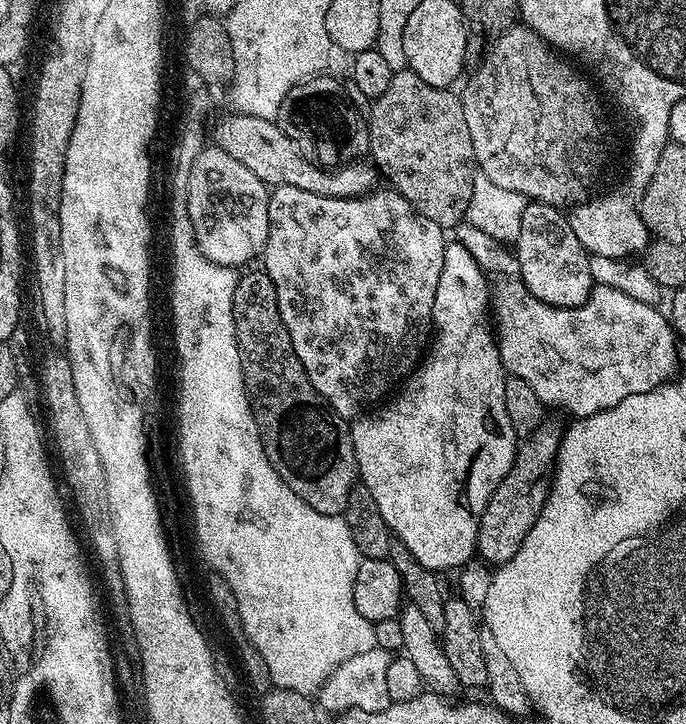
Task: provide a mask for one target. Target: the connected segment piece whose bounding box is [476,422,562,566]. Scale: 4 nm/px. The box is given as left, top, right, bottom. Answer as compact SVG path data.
M545 422L541 428L534 430L532 436L525 436L519 441L516 461L512 463L506 478L502 478L498 490L490 494L490 502L478 522L476 556L485 565L499 566L510 562L510 558L518 554L526 534L530 534L542 506L548 501L548 479L556 466L561 435L559 427L556 429L552 422Z

